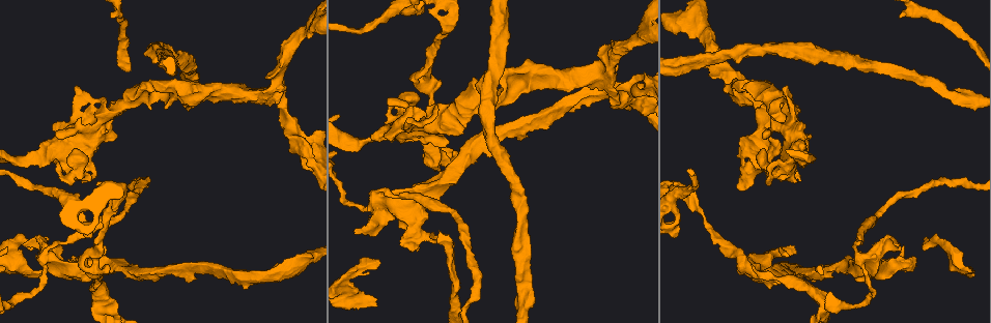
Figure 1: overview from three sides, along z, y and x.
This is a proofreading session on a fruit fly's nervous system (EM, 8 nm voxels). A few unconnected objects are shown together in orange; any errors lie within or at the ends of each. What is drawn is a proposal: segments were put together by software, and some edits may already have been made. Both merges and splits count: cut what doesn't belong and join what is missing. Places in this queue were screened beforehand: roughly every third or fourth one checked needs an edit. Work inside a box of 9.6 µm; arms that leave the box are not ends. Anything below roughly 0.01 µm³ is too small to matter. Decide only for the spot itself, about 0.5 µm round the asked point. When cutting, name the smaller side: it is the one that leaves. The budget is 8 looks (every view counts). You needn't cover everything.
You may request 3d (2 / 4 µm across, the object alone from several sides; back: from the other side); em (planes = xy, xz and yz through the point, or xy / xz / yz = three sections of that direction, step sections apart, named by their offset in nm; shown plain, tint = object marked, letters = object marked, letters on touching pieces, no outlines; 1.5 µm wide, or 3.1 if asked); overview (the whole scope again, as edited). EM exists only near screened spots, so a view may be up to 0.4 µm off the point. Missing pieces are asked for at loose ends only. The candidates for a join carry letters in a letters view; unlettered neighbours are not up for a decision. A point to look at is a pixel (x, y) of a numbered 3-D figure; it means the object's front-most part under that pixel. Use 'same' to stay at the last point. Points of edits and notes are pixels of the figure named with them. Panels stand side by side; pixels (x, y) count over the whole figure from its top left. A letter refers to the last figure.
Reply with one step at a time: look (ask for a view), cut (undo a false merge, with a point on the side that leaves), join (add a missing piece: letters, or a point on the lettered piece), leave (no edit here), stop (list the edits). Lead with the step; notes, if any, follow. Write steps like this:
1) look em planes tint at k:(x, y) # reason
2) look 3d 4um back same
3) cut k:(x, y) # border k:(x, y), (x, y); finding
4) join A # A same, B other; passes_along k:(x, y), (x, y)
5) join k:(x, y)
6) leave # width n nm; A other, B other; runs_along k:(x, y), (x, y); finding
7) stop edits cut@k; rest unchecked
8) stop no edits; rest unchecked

look 3d 2um at 1:(437, 138)

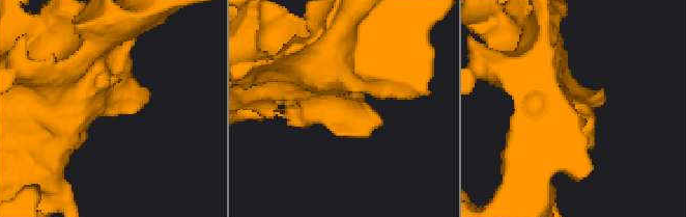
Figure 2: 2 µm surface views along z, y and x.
look em 3.1um planes letters at 2:(583, 100) # need the tissue

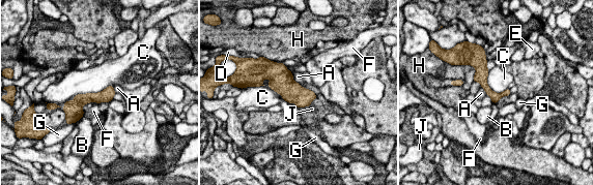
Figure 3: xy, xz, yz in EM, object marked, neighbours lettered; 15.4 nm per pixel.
leave # width 140 nm; A other, B other, C other, D other, E other, F other, G other, H other, J other; all the same neuron

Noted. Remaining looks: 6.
look em planes plain at 1:(379, 262) # free end

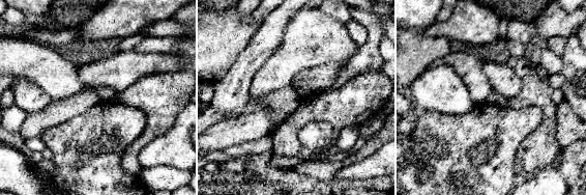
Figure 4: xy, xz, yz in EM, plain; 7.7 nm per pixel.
look em planes letters same

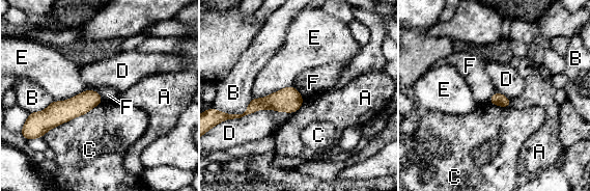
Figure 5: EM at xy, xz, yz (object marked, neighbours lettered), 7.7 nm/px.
leave # width 100 nm; A other, B other, C other, D other, E other, F other; border 5:(292, 85), (304, 100); none of them fits

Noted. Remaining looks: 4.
look em xy step 8 tint at 1:(222, 94) # sudden change in width

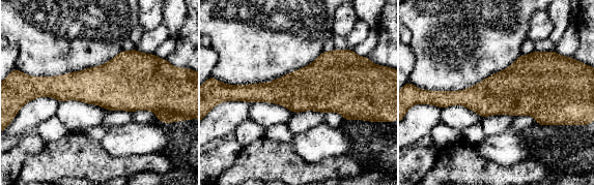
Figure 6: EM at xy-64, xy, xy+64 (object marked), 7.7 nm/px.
look em planes letters same # another direction

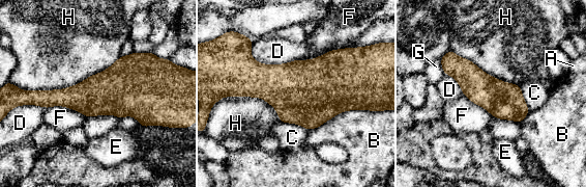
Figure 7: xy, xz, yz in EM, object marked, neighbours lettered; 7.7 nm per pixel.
leave # A other, B other, C other, D other, E other, F other, G other, H other; runs_along 7:(444, 61), (525, 111); one neuron here

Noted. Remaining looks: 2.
stop no edits; rest unchecked

